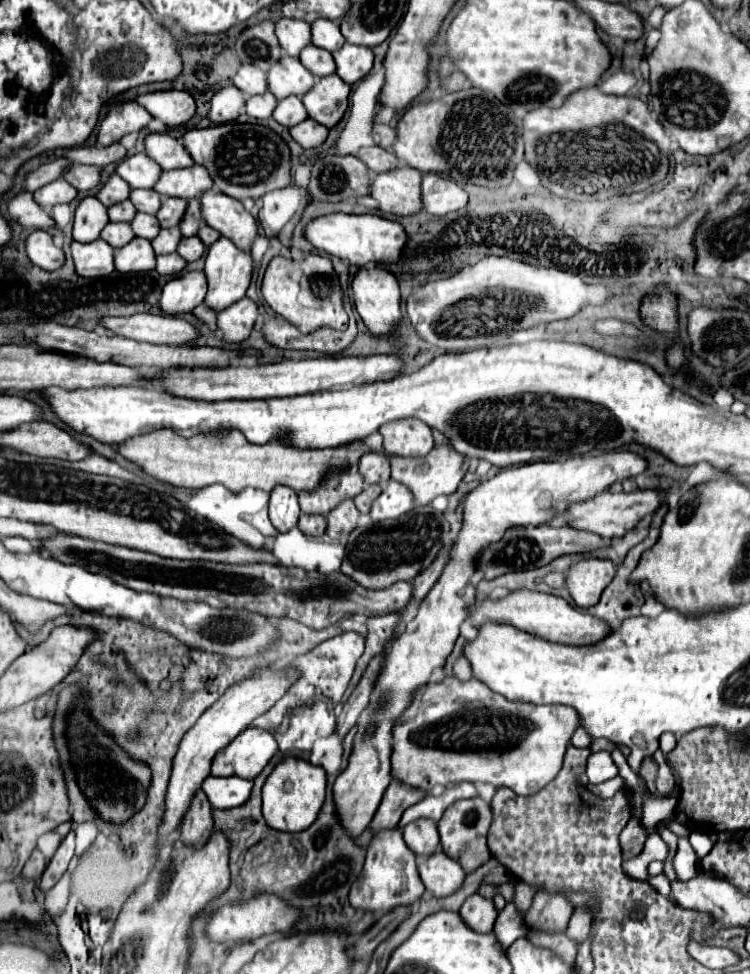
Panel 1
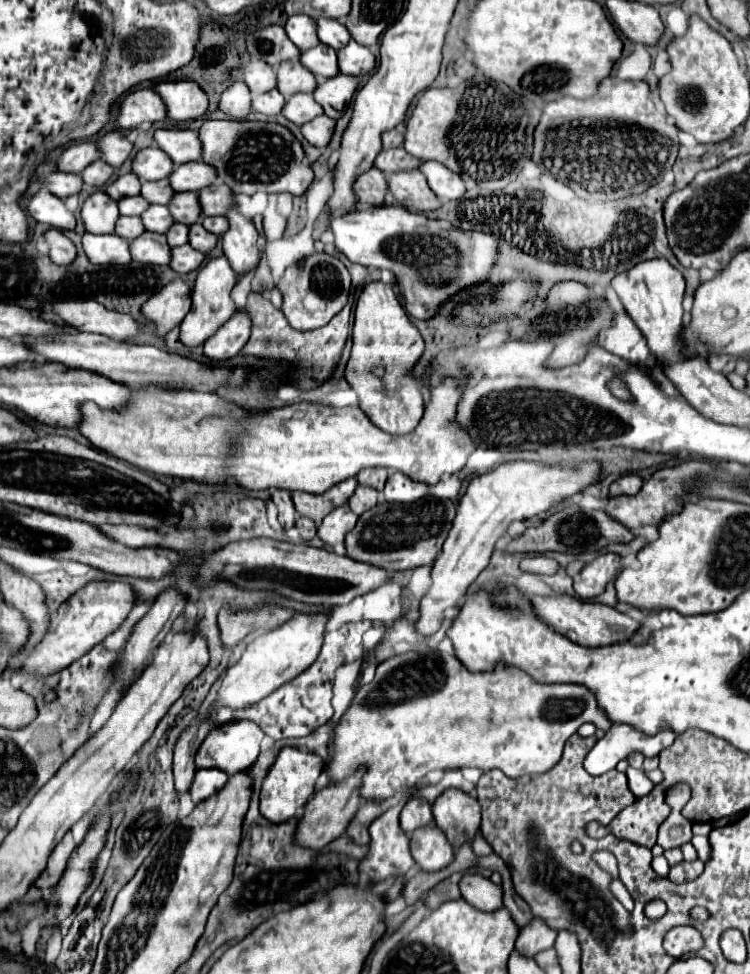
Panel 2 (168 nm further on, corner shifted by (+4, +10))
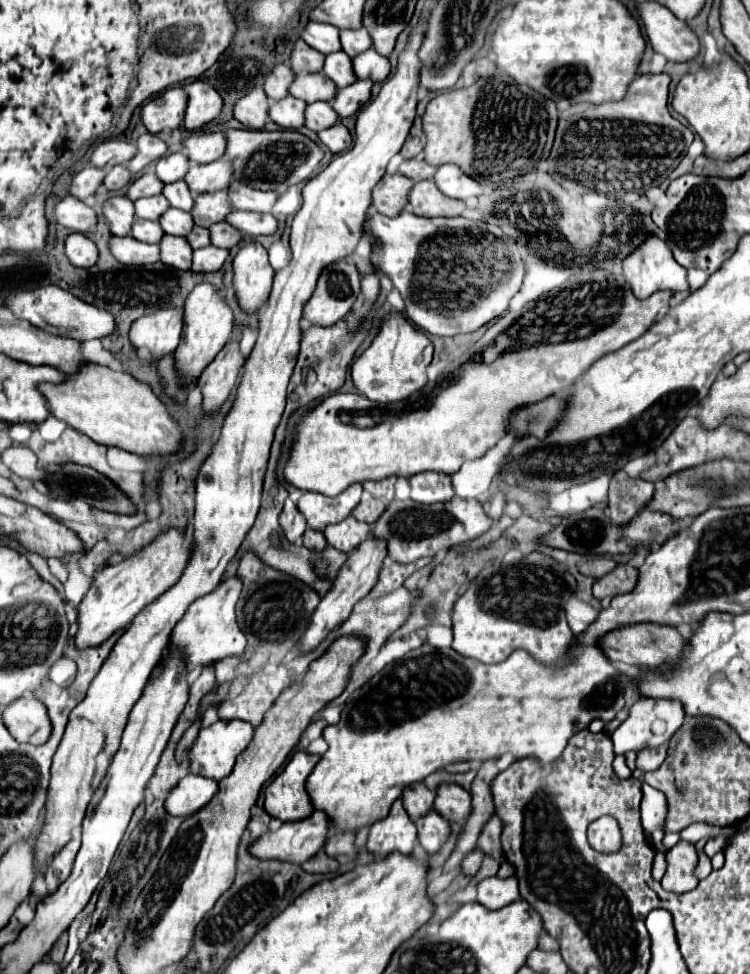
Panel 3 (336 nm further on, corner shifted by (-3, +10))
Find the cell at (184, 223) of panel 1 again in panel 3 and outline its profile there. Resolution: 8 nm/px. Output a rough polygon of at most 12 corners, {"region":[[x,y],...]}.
{"region":[[229,186],[233,210],[269,212],[279,194]]}

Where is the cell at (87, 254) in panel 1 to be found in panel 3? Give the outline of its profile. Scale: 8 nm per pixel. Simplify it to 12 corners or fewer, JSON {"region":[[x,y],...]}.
{"region":[[131,236],[109,238],[109,252],[121,264],[157,262],[157,244]]}

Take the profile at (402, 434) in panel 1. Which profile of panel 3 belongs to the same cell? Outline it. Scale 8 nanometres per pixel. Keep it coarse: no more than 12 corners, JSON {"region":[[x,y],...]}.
{"region":[[403,314],[353,362],[355,388],[393,404],[427,384],[431,340]]}

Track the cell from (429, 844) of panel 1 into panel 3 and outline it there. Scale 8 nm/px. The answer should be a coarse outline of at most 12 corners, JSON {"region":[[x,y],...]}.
{"region":[[423,782],[409,786],[403,806],[413,822],[431,812],[435,794]]}

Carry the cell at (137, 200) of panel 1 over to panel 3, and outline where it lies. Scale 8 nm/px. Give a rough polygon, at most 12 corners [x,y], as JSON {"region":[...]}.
{"region":[[183,180],[165,184],[163,196],[173,208],[189,212],[193,196]]}

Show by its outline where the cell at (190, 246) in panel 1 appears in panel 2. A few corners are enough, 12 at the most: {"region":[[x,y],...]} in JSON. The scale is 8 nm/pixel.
{"region":[[200,222],[190,226],[192,248],[210,252],[218,242]]}

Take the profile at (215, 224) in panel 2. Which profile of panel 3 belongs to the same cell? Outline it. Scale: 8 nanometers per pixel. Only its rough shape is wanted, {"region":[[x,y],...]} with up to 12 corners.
{"region":[[229,212],[225,222],[249,238],[273,234],[271,214]]}

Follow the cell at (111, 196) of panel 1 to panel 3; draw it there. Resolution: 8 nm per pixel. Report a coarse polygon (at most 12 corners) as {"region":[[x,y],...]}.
{"region":[[153,170],[135,178],[127,196],[135,202],[161,194],[161,180]]}

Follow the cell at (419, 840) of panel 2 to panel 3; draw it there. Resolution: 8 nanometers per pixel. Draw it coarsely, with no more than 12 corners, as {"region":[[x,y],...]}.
{"region":[[435,810],[417,820],[419,844],[437,854],[451,826]]}

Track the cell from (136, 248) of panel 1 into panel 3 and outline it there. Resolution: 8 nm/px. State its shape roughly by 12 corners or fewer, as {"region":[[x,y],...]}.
{"region":[[163,236],[159,260],[189,270],[191,246],[185,238]]}

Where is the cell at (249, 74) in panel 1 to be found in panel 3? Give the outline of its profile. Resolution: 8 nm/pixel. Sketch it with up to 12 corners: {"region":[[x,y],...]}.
{"region":[[277,64],[263,80],[269,100],[287,96],[293,72]]}

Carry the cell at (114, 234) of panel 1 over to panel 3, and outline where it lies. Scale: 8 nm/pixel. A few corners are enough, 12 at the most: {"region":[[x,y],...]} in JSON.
{"region":[[135,218],[131,236],[157,244],[163,238],[159,222]]}

